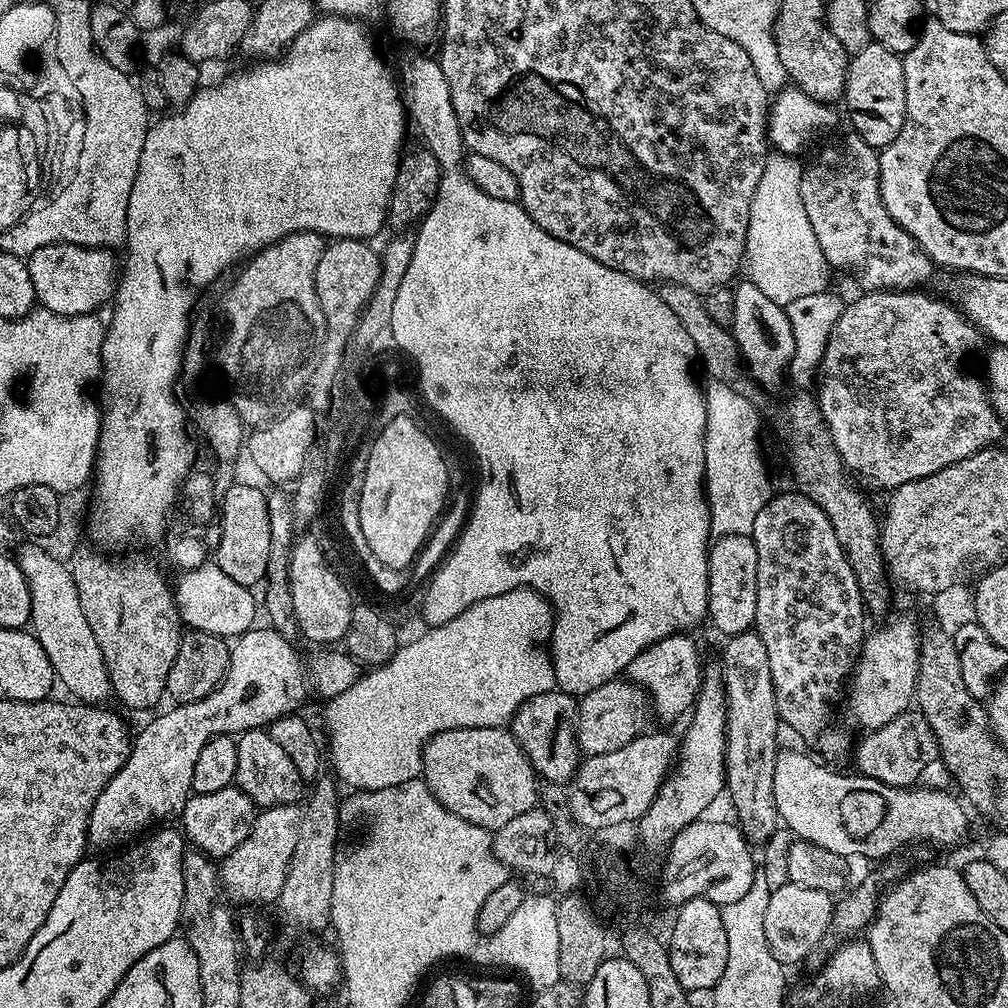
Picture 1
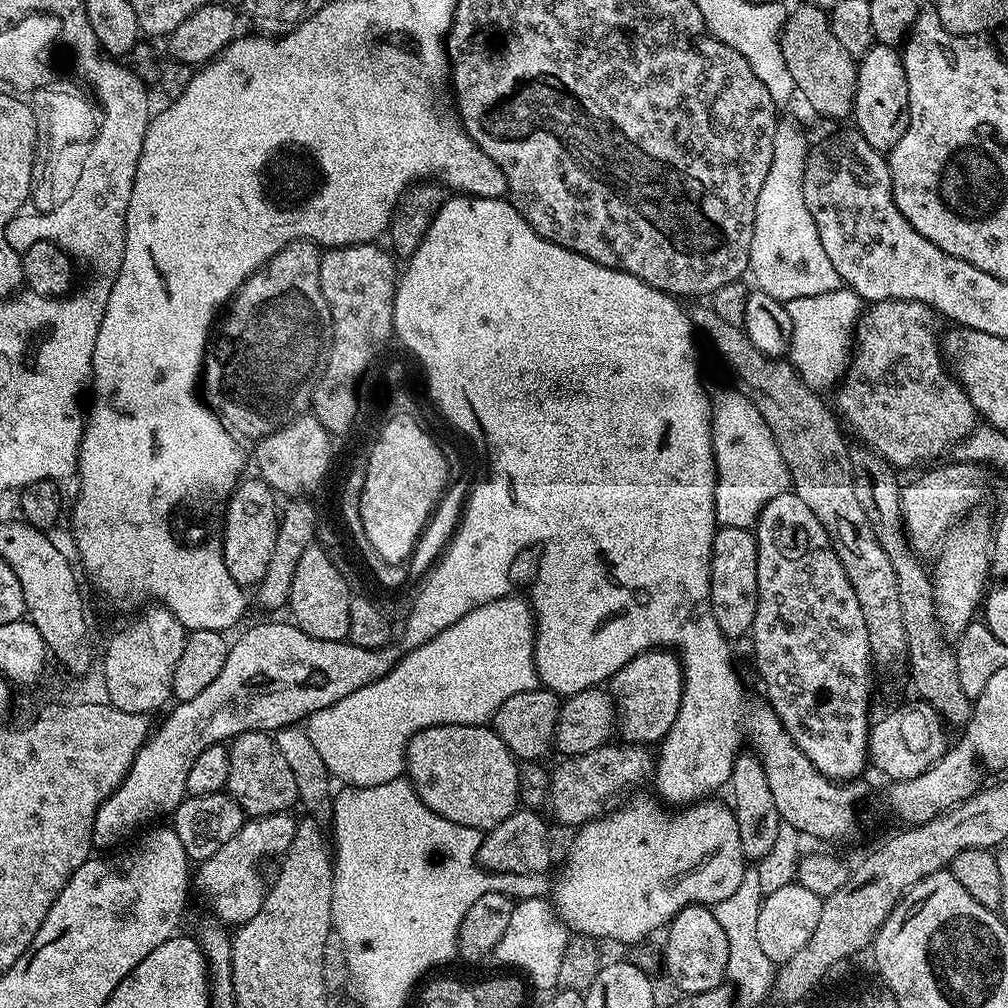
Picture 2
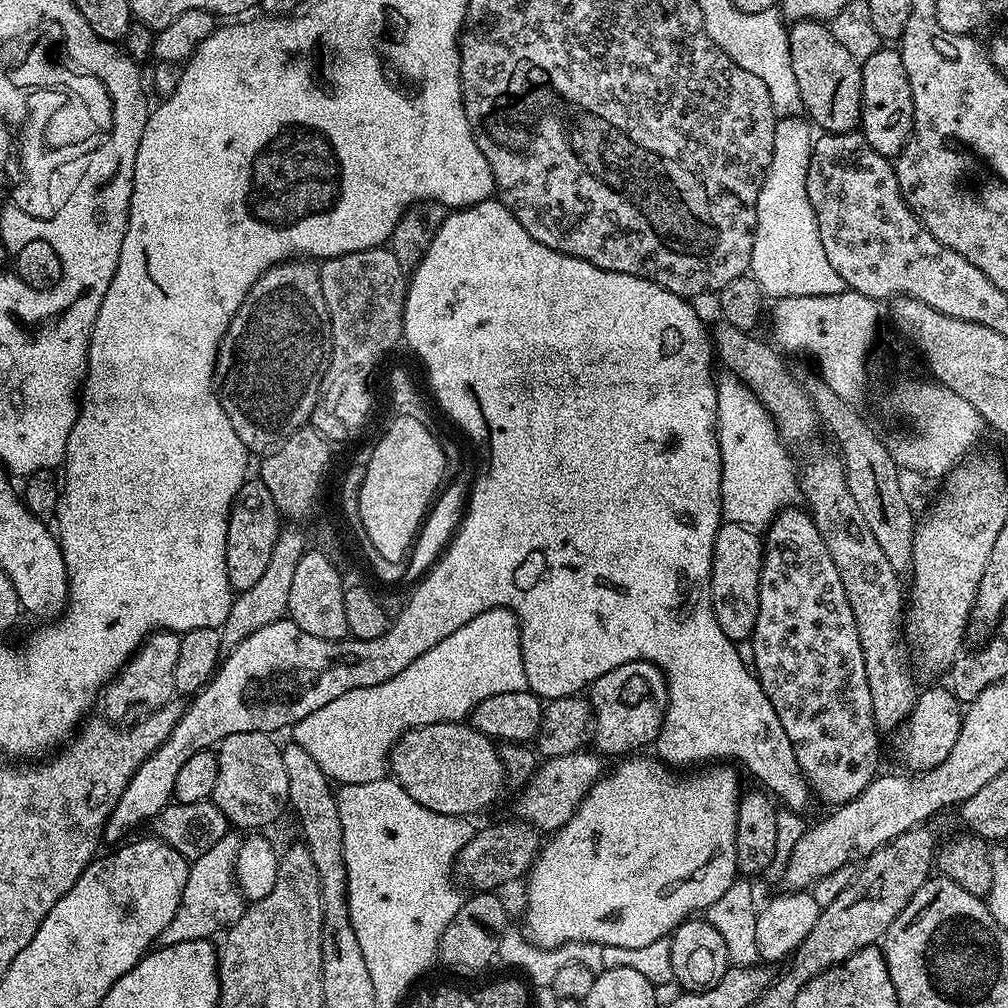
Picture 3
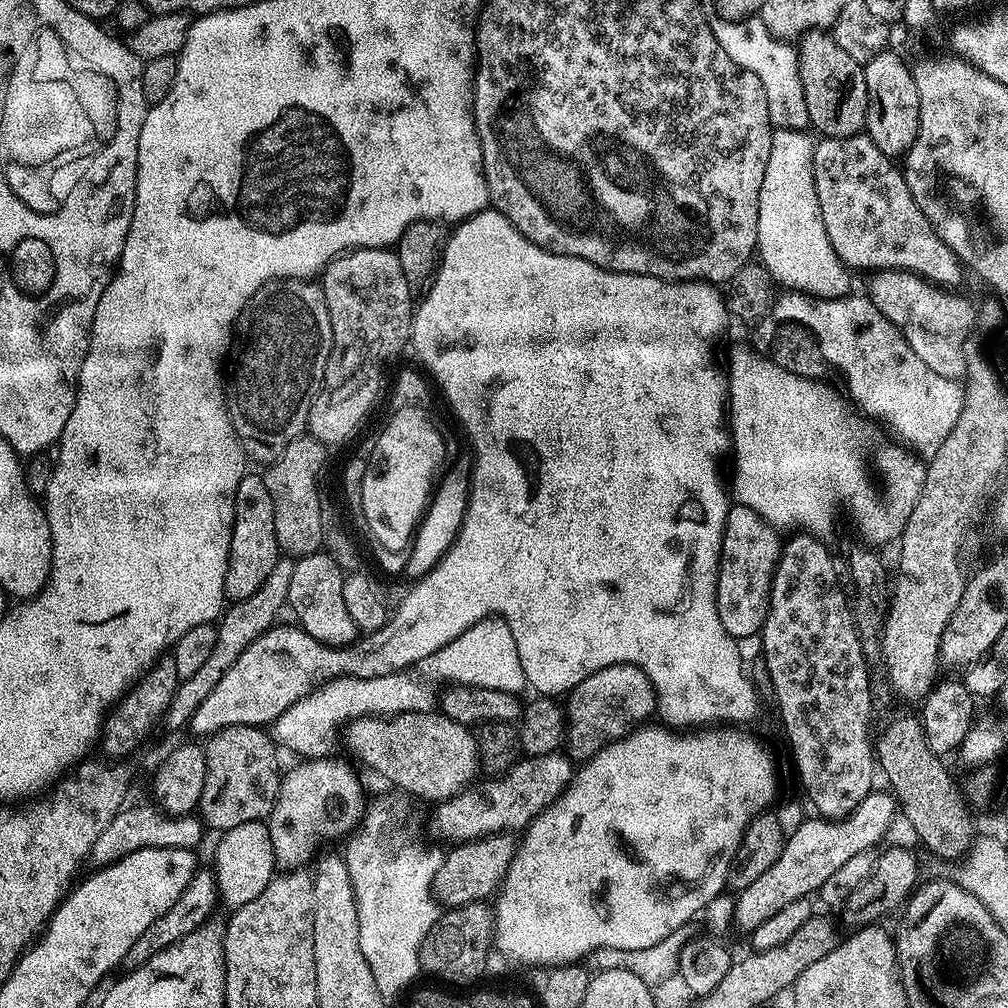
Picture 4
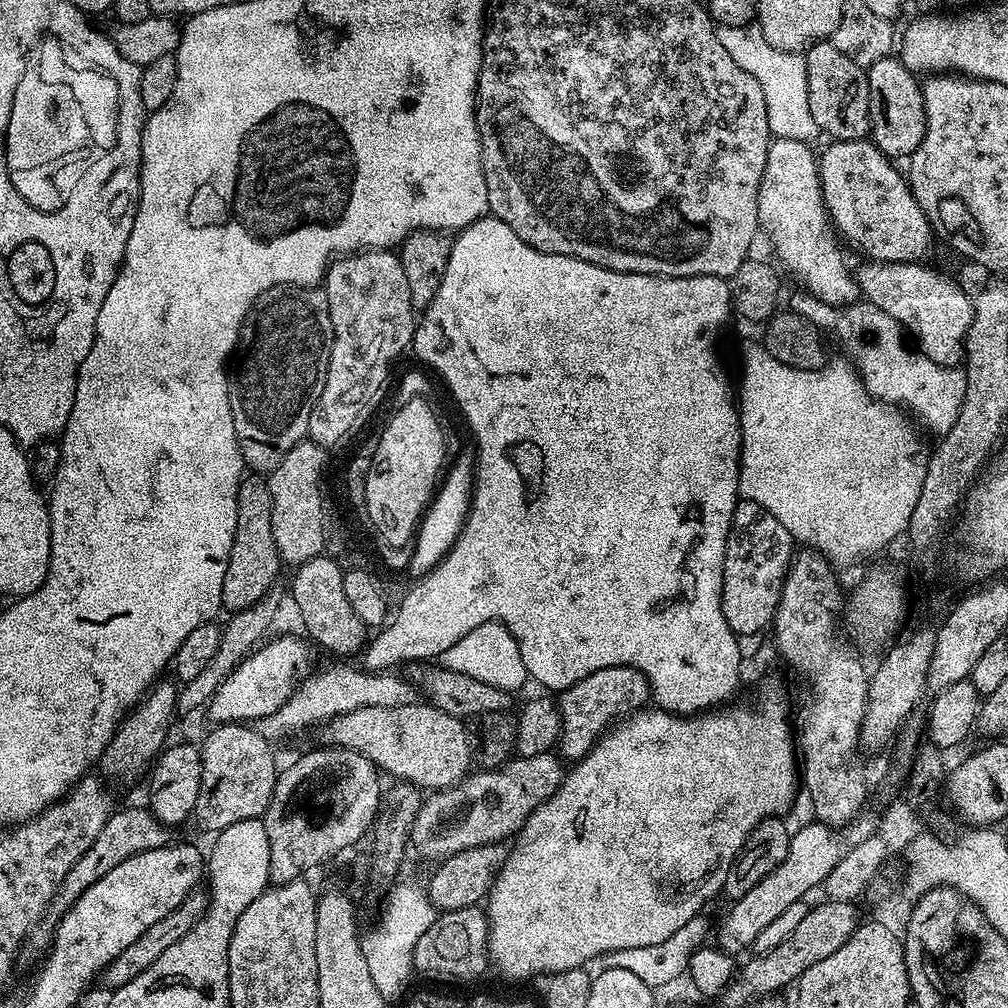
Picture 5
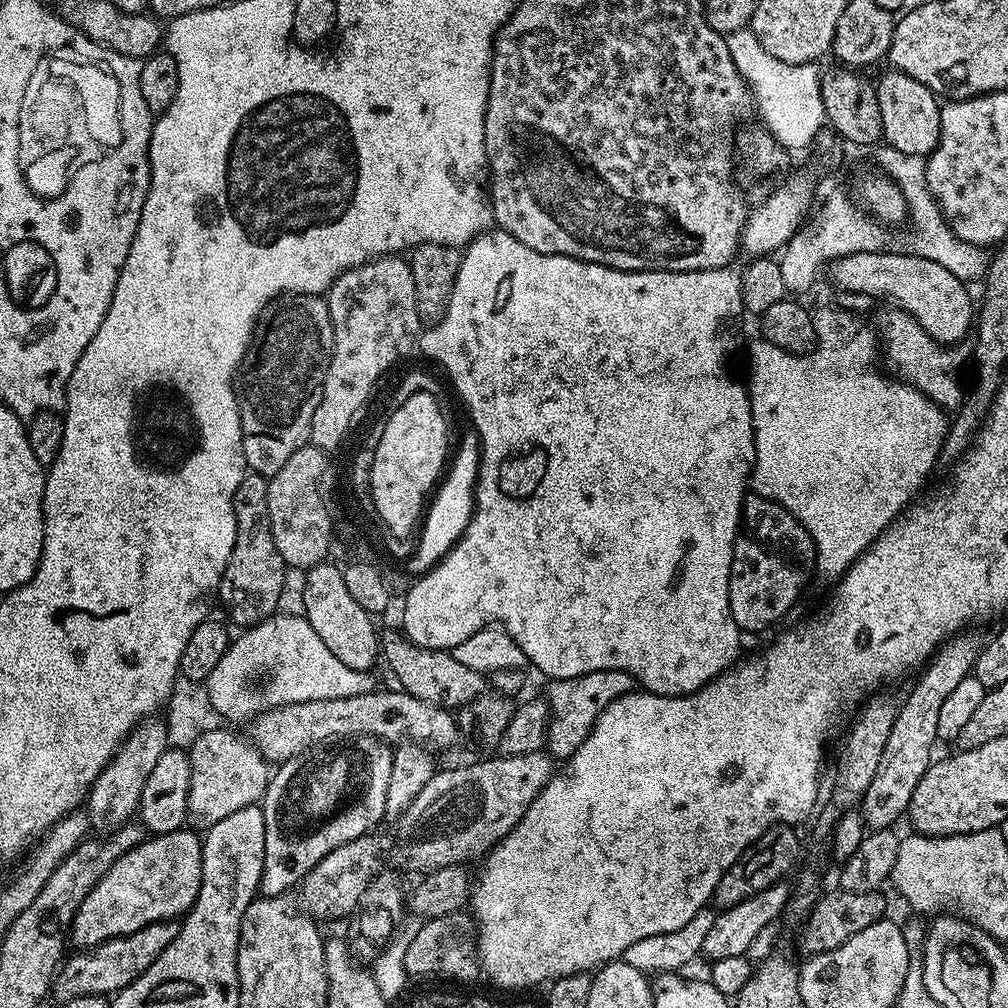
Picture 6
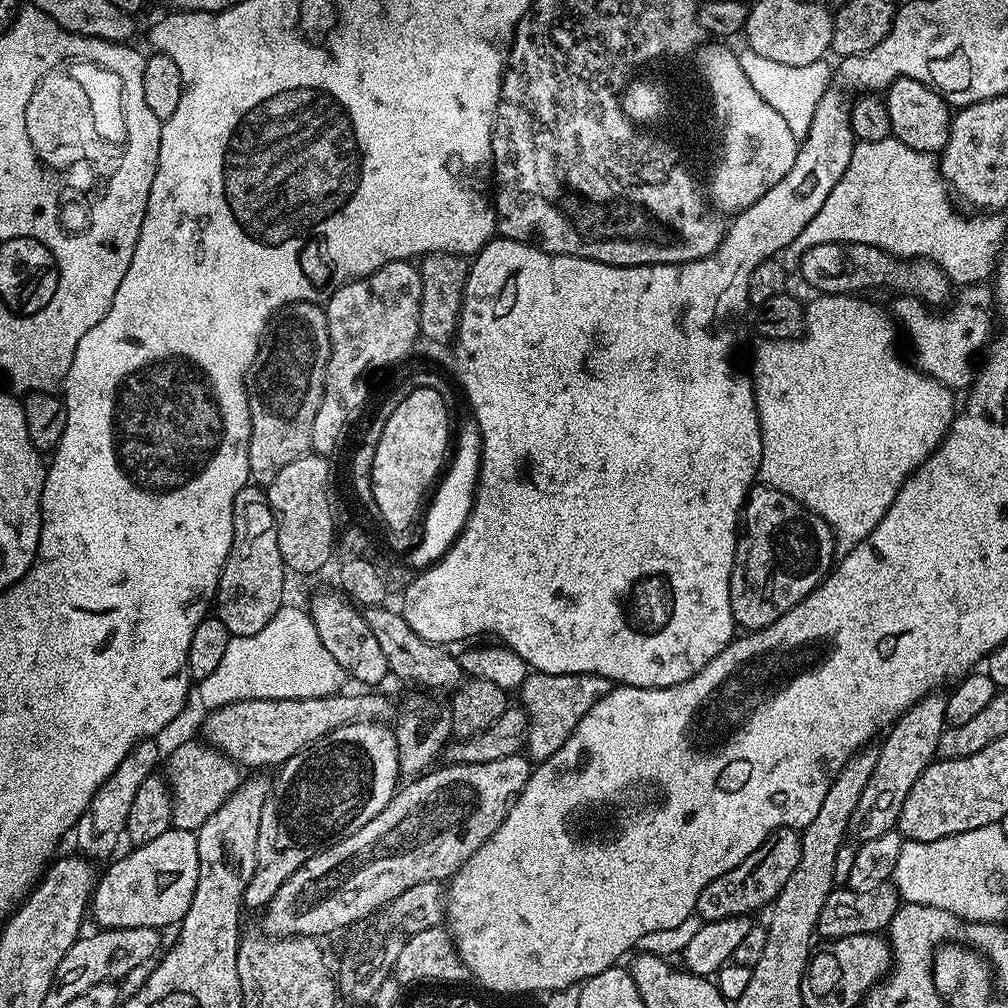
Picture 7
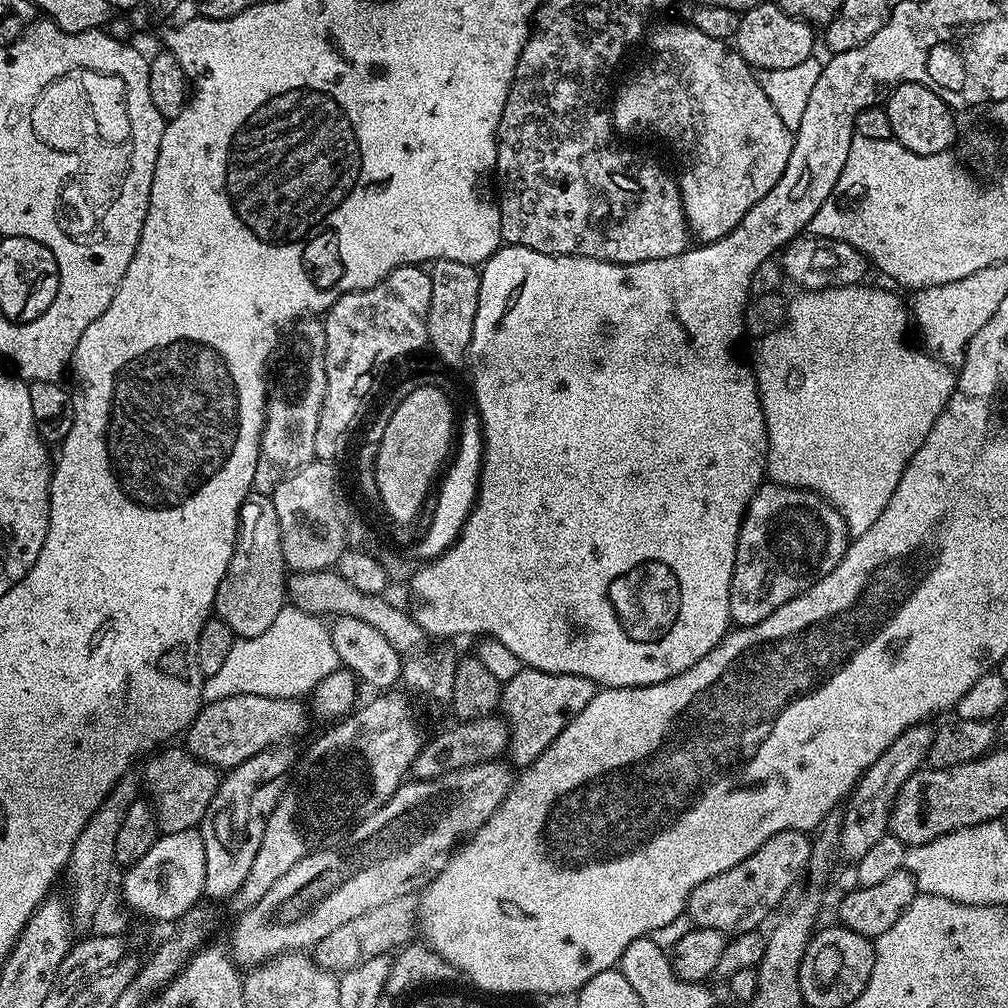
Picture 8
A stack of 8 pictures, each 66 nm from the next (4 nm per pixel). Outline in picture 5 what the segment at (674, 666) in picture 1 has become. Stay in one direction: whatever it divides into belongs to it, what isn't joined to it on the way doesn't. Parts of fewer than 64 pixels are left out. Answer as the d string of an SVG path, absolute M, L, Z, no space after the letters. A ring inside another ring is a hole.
M610 666L602 670L594 670L594 674L582 678L582 682L574 682L574 686L565 688L558 696L560 710L559 755L565 761L568 759L568 762L582 759L609 728L631 716L633 712L641 711L649 703L649 700L648 680L637 668Z

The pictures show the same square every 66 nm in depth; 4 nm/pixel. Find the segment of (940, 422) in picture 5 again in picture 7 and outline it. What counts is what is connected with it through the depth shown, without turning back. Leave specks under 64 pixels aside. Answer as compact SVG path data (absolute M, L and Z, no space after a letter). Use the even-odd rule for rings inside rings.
M987 283L969 284L961 287L959 292L951 301L947 309L949 312L945 316L939 316L936 313L939 311L925 304L919 296L897 295L892 308L890 307L895 323L902 329L903 335L904 332L908 335L908 340L916 351L915 367L953 390L967 389L971 385L974 379L972 359L980 347L983 349L989 343L988 331L992 328L992 316L994 317L992 290Z

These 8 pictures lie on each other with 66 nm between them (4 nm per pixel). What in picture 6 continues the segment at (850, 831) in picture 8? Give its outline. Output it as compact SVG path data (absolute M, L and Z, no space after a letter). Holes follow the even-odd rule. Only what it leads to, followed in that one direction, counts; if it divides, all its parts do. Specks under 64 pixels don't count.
M959 633L940 645L935 656L921 671L923 674L906 702L899 705L889 741L878 762L877 773L858 805L863 825L867 829L876 831L893 827L894 822L907 813L914 789L934 759L932 752L935 744L938 744L938 721L942 705L951 691L962 682L962 678L971 675L975 667L982 644L970 633Z

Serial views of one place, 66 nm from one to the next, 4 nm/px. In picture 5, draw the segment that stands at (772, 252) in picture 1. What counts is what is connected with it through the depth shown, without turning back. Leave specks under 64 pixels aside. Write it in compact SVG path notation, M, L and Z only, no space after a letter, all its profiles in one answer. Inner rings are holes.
M777 137L769 144L766 168L763 170L762 182L759 184L759 222L770 240L779 260L807 287L811 295L819 298L823 304L844 307L861 301L862 293L855 275L847 268L846 262L830 238L830 222L821 194L819 163L815 153L803 140L782 139Z

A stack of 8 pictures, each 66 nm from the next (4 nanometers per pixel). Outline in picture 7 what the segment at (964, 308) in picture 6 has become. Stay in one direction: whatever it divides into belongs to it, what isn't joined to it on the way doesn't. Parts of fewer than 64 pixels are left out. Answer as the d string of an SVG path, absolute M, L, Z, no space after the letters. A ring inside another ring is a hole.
M819 244L806 250L798 264L801 278L817 288L817 293L830 296L864 294L867 288L893 288L893 293L919 296L929 306L940 306L936 304L947 305L954 292L952 281L937 264L928 260L902 260L865 244Z

